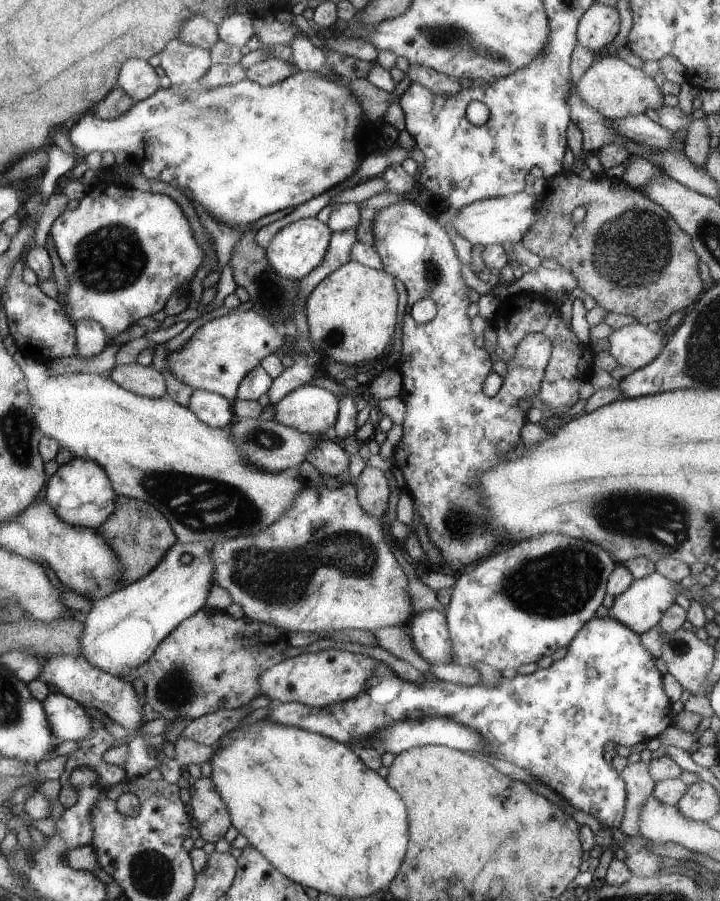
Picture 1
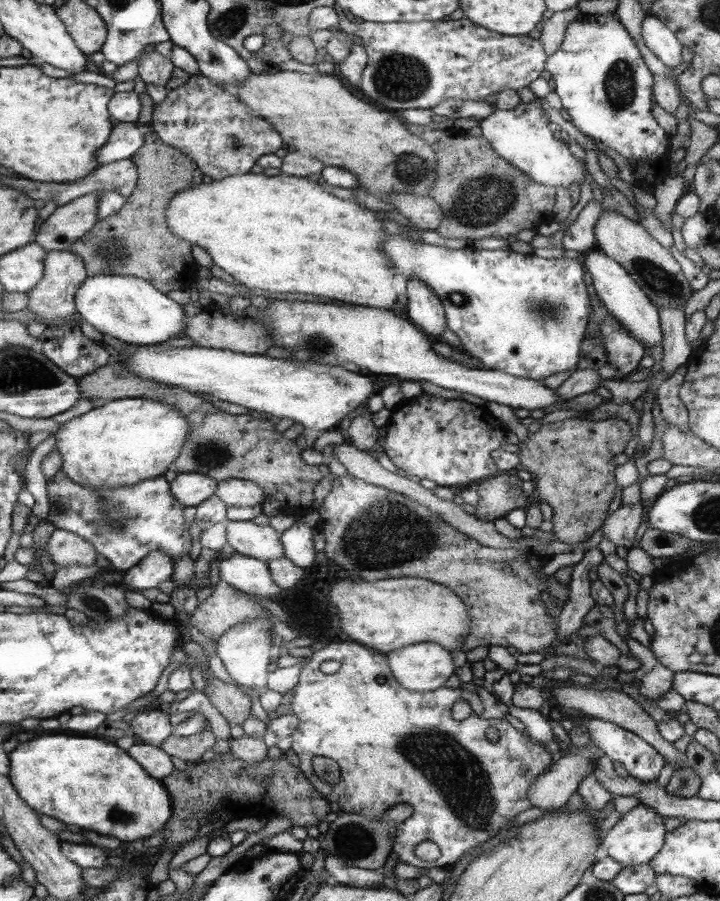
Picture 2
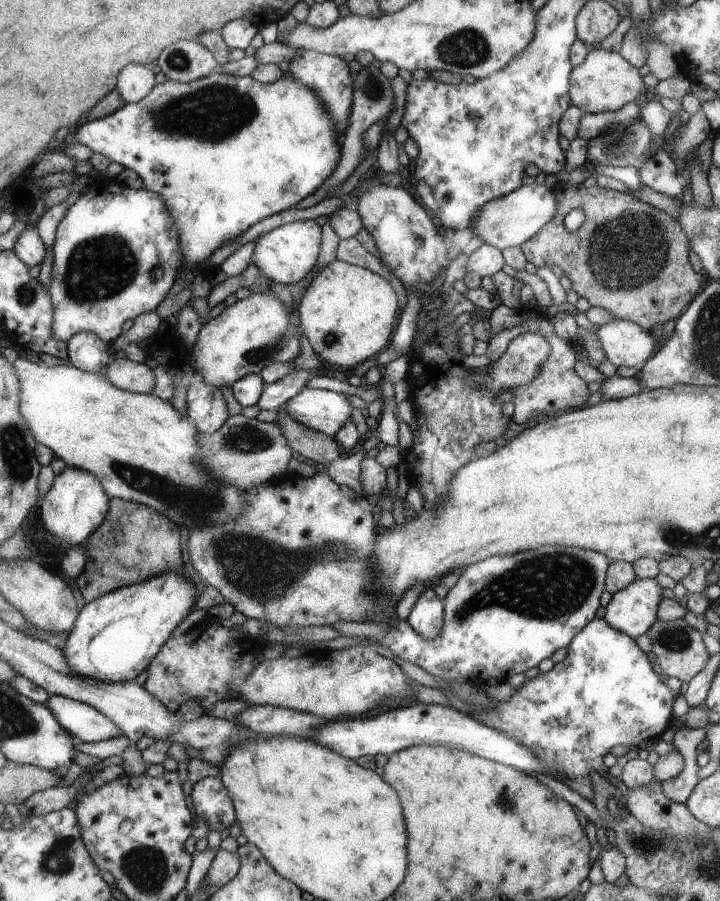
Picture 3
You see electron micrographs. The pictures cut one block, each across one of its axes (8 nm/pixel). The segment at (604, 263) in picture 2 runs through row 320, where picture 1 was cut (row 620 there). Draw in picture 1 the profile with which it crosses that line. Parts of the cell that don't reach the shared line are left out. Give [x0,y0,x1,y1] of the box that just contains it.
[610,571,679,635]

